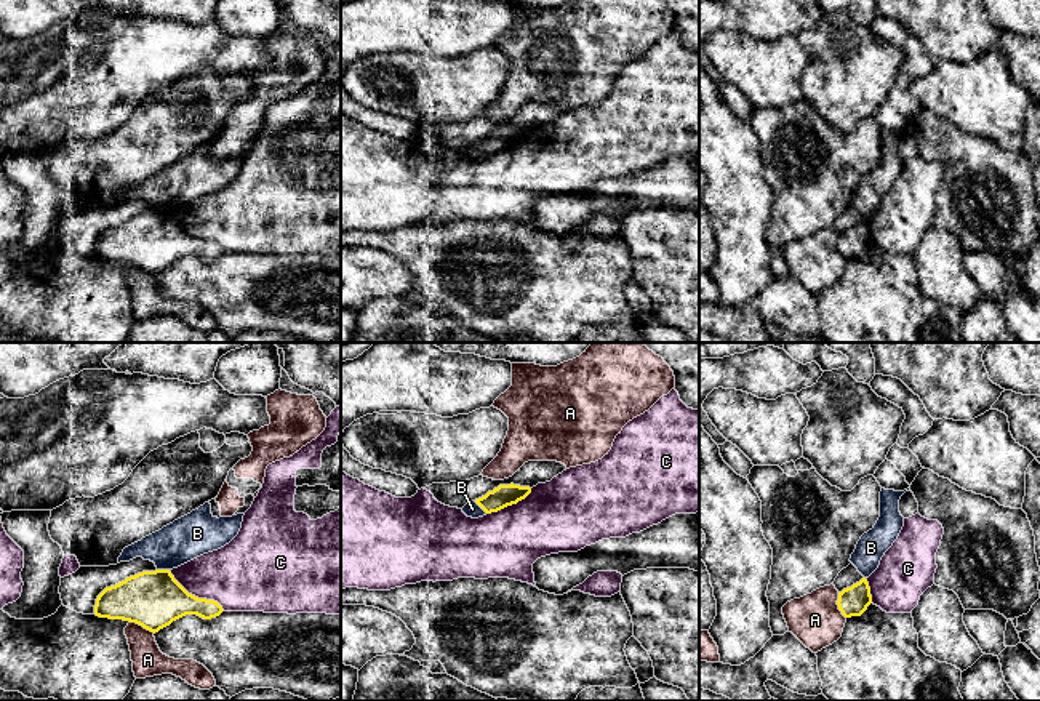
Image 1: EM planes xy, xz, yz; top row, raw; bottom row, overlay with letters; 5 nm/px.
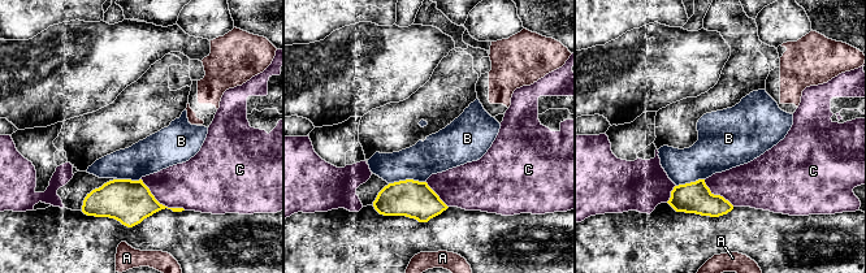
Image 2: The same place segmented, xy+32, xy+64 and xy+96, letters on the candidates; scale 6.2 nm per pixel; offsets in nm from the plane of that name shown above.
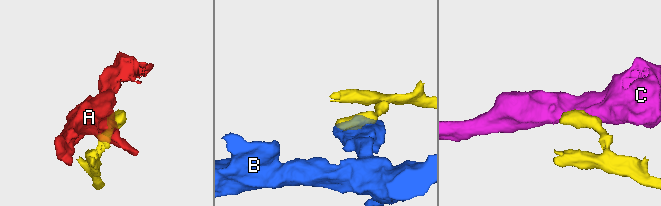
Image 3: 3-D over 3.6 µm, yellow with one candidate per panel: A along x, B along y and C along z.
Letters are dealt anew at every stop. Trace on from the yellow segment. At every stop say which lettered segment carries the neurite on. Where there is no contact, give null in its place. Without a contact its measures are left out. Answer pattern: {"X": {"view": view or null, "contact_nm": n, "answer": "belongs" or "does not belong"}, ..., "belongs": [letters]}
{"A": {"view": "yz", "contact_nm": 140, "answer": "does not belong"}, "B": {"view": "xy", "contact_nm": 60, "answer": "does not belong"}, "C": {"view": "xy", "contact_nm": 360, "answer": "does not belong"}, "belongs": []}

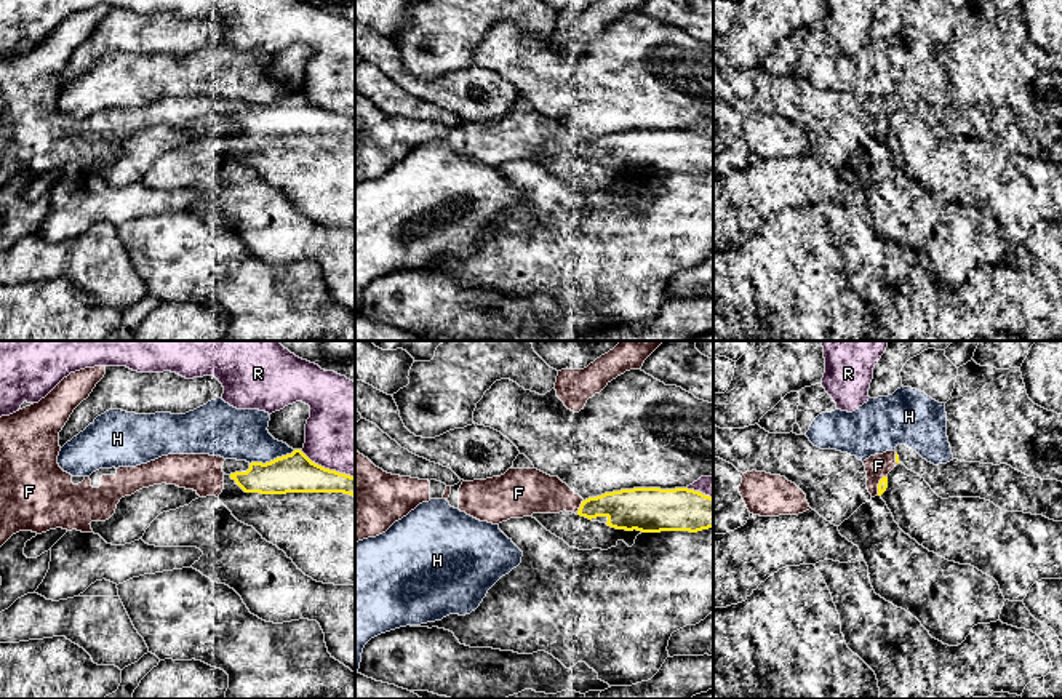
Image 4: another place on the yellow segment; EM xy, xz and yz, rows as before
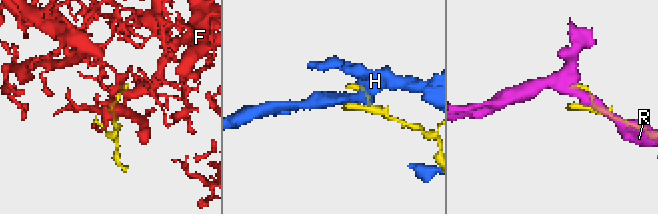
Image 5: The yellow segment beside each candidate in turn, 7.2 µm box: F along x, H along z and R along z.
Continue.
{"F": {"view": "xz", "contact_nm": 80, "answer": "belongs"}, "H": {"view": "xy", "contact_nm": 240, "answer": "does not belong"}, "R": {"view": "xy", "contact_nm": 320, "answer": "does not belong"}, "belongs": ["F"]}

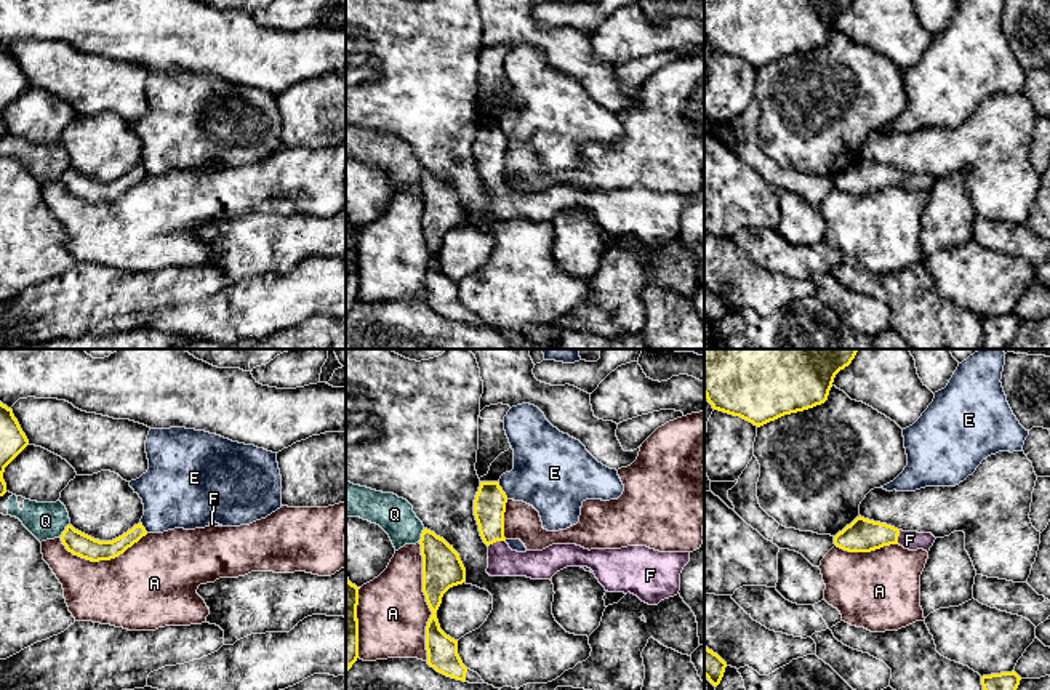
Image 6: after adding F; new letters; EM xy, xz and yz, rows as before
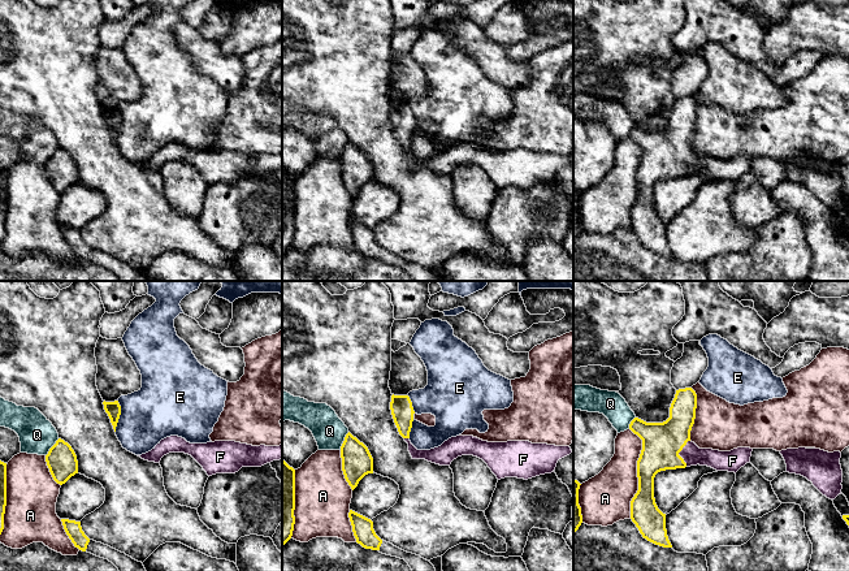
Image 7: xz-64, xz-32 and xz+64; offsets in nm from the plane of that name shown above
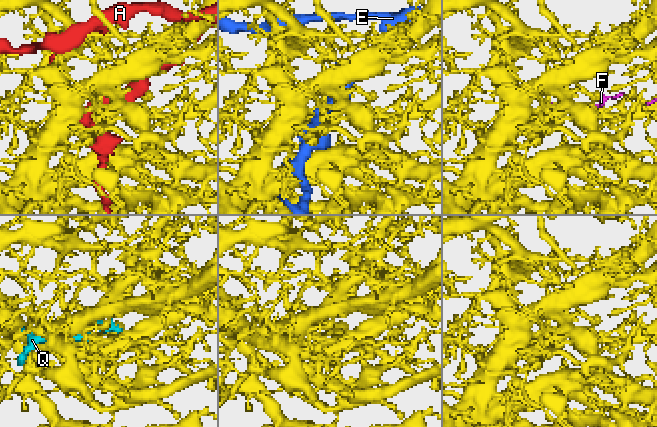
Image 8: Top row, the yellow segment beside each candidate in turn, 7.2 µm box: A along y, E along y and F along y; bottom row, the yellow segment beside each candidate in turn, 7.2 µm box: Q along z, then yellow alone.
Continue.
{"A": {"view": "xz", "contact_nm": 600, "answer": "does not belong"}, "E": {"view": "xz", "contact_nm": 100, "answer": "does not belong"}, "F": {"view": "xz", "contact_nm": 90, "answer": "belongs"}, "Q": {"view": "xy", "contact_nm": 90, "answer": "does not belong"}, "belongs": ["F"]}

